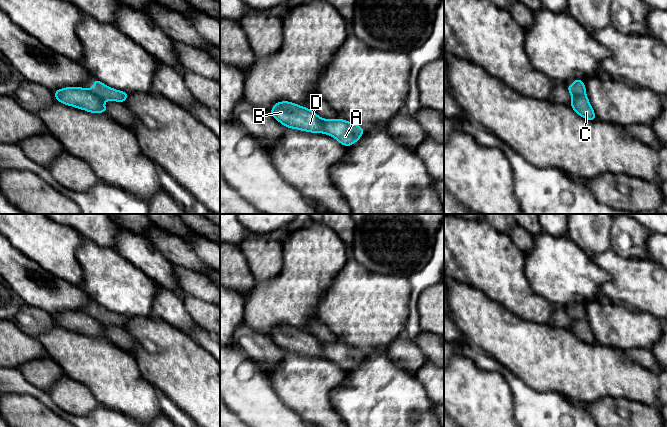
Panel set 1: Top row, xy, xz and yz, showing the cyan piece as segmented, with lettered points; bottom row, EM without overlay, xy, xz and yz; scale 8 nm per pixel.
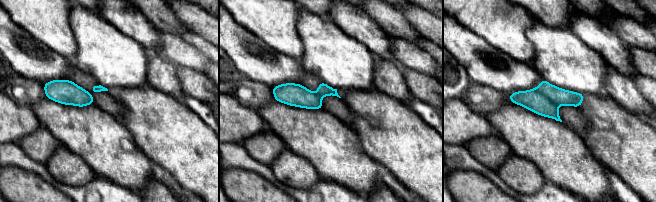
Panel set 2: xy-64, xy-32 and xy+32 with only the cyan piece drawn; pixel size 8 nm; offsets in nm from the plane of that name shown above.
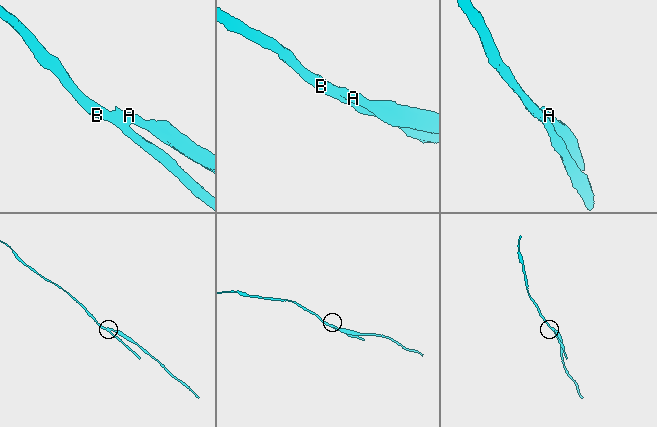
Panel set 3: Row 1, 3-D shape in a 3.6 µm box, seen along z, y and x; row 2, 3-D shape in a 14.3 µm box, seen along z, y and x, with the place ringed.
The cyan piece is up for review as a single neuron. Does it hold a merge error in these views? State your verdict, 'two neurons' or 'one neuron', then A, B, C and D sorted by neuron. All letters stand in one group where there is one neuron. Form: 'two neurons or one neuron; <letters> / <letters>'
two neurons; A / B C D

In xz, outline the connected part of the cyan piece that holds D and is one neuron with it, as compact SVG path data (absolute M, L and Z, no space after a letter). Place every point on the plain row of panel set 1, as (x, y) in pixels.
M289 325L273 329L270 338L287 352L324 358L321 341L309 332Z

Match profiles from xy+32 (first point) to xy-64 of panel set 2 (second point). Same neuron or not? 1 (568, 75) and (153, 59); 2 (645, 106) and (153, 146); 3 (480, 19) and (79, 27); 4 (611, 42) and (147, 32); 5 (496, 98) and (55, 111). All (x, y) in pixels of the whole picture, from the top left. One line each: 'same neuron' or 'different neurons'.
1: different neurons
2: different neurons
3: different neurons
4: same neuron
5: different neurons

